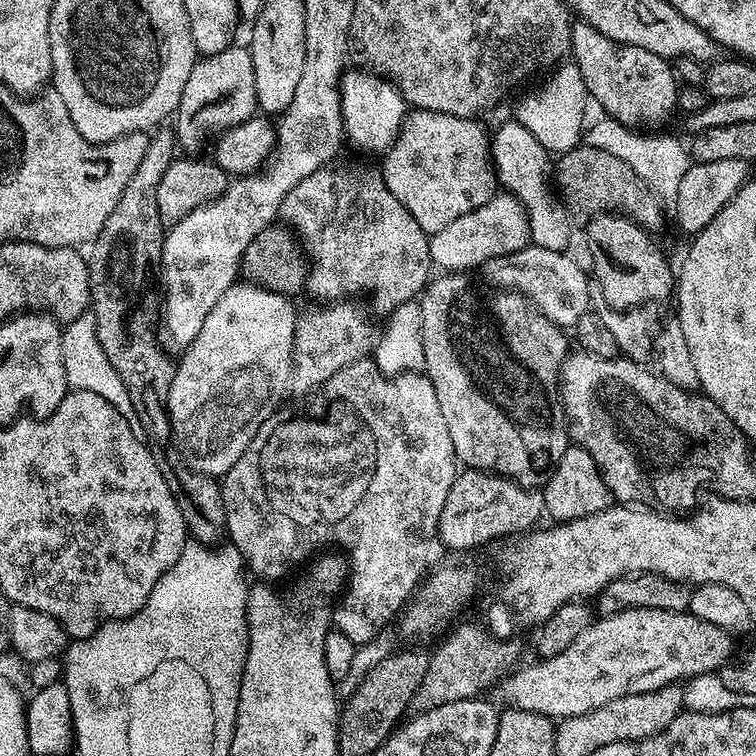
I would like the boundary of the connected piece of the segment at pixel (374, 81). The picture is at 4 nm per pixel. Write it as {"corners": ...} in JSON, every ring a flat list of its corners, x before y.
{"corners":[[345,71,340,78,340,105,347,143,357,144,368,152,387,153,404,124,406,101,391,80,371,71]]}

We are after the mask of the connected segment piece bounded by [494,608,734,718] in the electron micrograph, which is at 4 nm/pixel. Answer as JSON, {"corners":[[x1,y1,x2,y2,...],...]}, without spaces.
{"corners":[[649,608,622,610,618,614,593,619,592,624,586,626,586,630,582,630,582,634,578,634,578,638,574,638,566,650,562,650,562,654,537,659,537,664,529,668,517,667,496,685,494,695,501,705,553,718,590,714,590,710,598,710,598,706,606,706,606,702,614,702,614,698,646,694,667,684,687,682,691,676,698,674,719,673,733,659,732,640,733,633,710,622,702,622,702,618,689,611,671,612]]}

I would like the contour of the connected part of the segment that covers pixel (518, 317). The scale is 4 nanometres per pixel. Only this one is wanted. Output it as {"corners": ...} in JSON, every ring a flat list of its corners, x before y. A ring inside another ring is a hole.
{"corners":[[449,272,437,275,428,287,420,293,420,317,422,318,422,350,424,351,424,367,428,381,434,386,434,394,438,394,438,406,442,406,442,418,446,418,446,430,450,430,450,442,454,442,457,461,464,468,476,468,479,472,492,472,496,476,505,476,523,488,543,489,552,477,552,470,562,454,570,446,568,420,564,417,564,404,560,400,560,368,570,355,565,329,550,322,533,306,527,296,513,292,507,288,497,288,483,279,471,280,471,275,463,272]]}

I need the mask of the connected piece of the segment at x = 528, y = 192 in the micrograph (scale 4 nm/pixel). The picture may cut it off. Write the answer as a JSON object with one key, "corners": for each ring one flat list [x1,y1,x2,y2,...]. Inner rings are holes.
{"corners":[[509,122,497,132,491,133,490,155,499,187,507,195,513,196,526,210,531,243,537,248,564,252,572,240,574,221,554,191,554,184,550,179,550,154,542,146,542,142,538,142,538,138,534,138,534,134,526,130,526,126]]}

